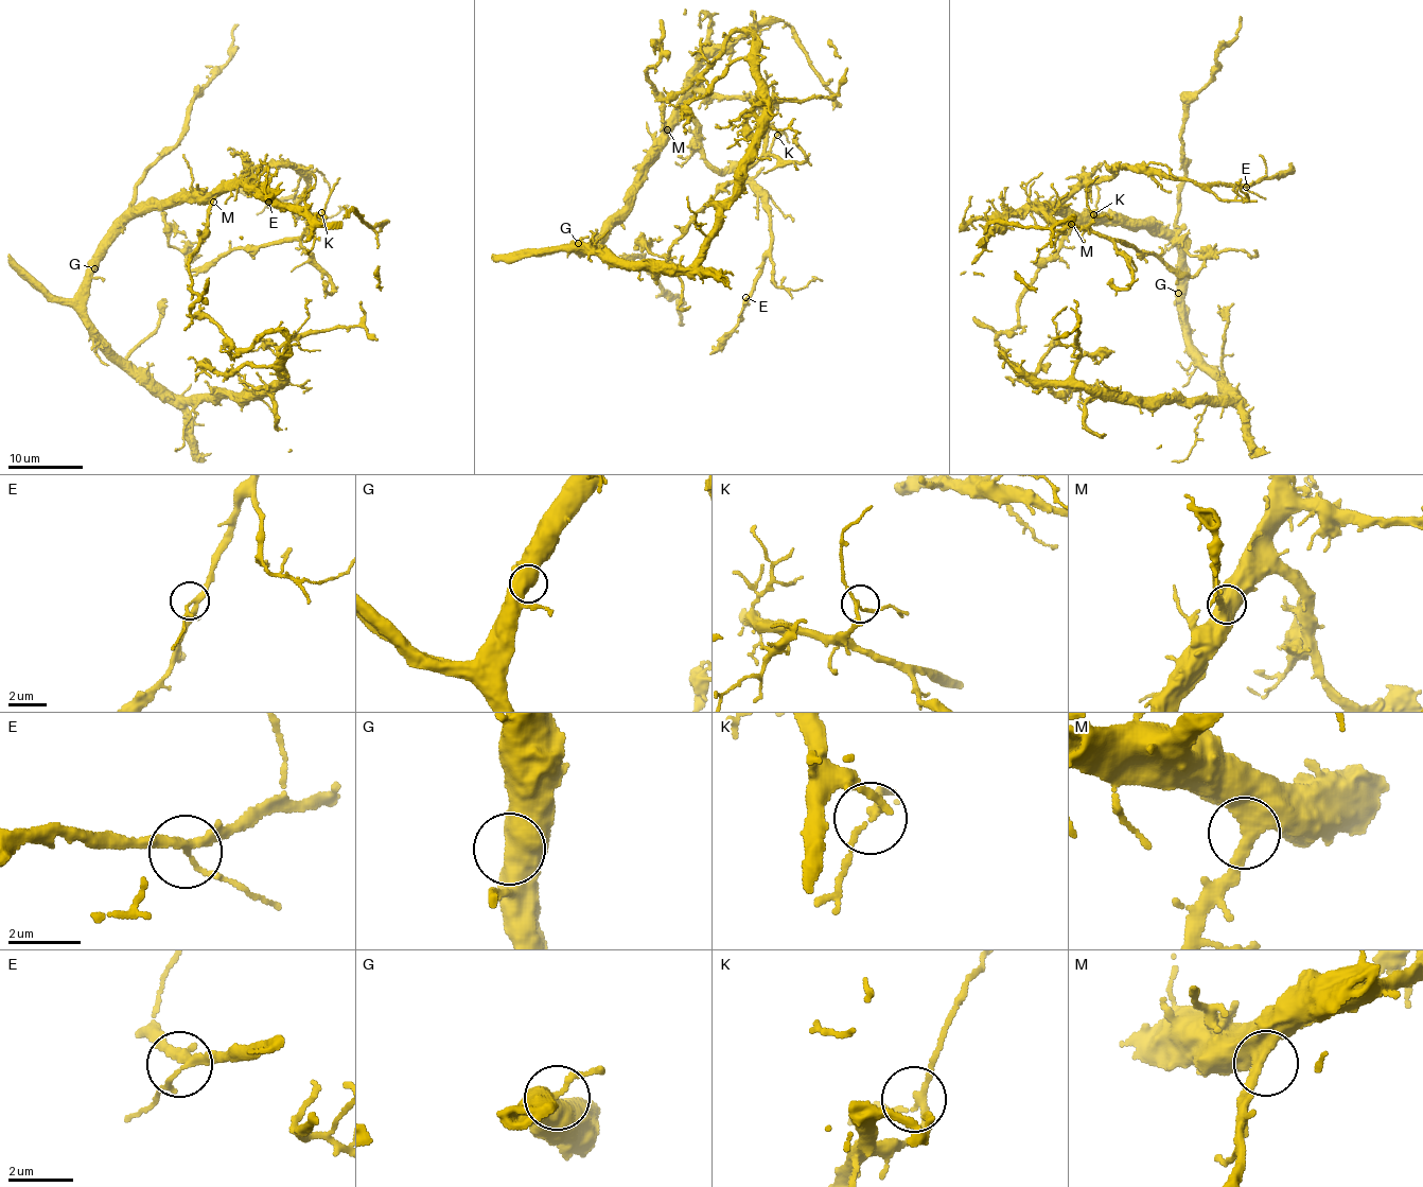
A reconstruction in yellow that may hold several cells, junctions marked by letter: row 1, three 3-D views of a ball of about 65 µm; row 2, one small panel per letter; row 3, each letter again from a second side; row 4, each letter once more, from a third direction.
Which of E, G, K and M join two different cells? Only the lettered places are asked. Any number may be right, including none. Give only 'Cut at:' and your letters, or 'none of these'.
Cut at: none of these

